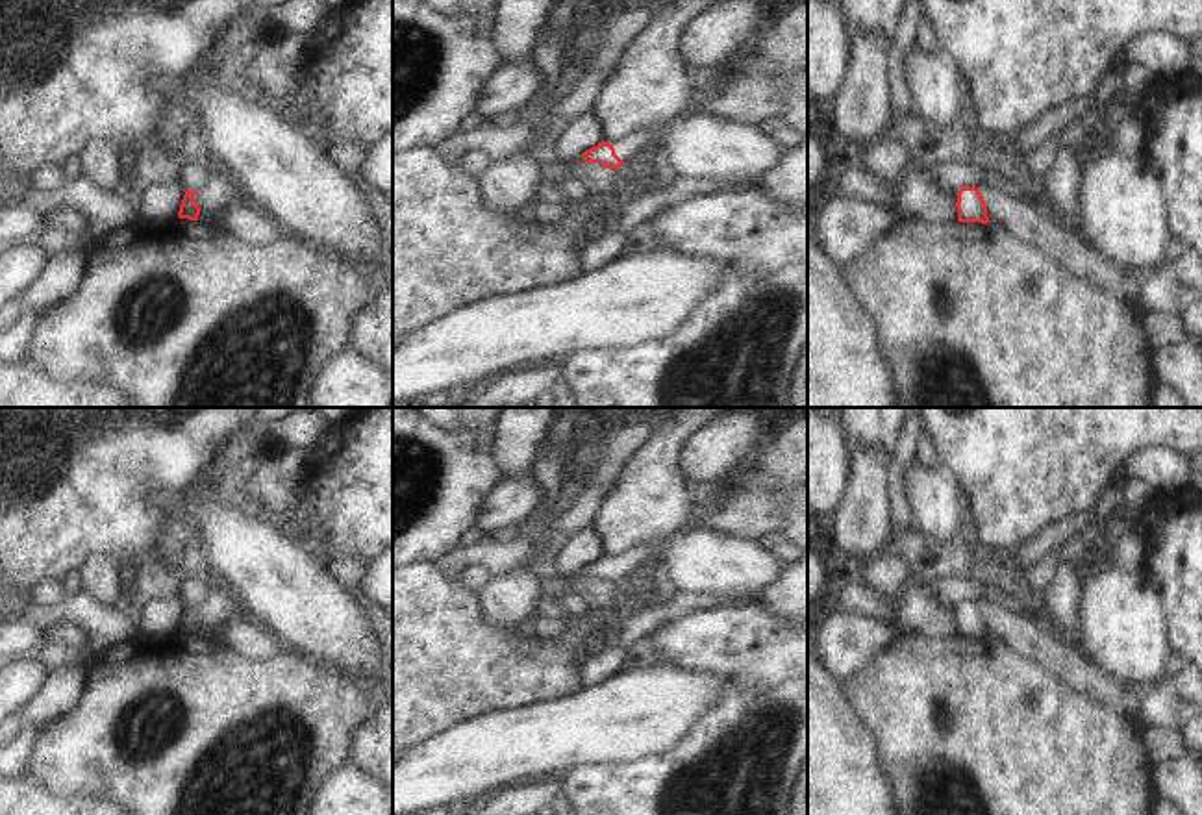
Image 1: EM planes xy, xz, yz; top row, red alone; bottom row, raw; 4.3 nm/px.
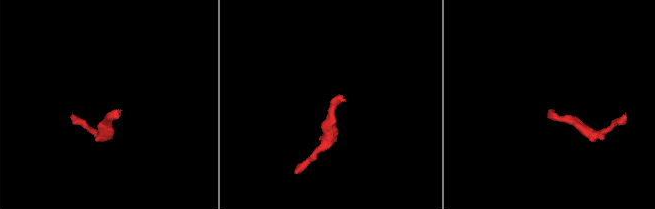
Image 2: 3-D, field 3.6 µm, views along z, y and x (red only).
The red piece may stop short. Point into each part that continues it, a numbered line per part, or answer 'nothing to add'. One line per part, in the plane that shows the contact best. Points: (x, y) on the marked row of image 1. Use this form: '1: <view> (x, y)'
1: xz (626, 147)

